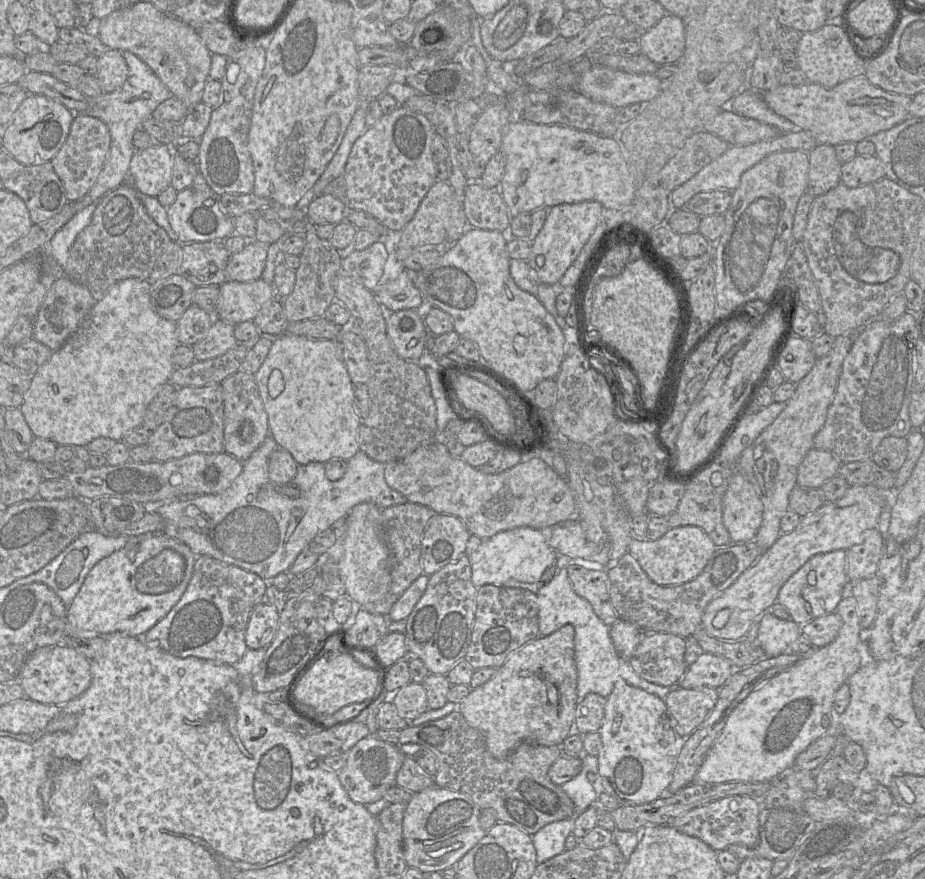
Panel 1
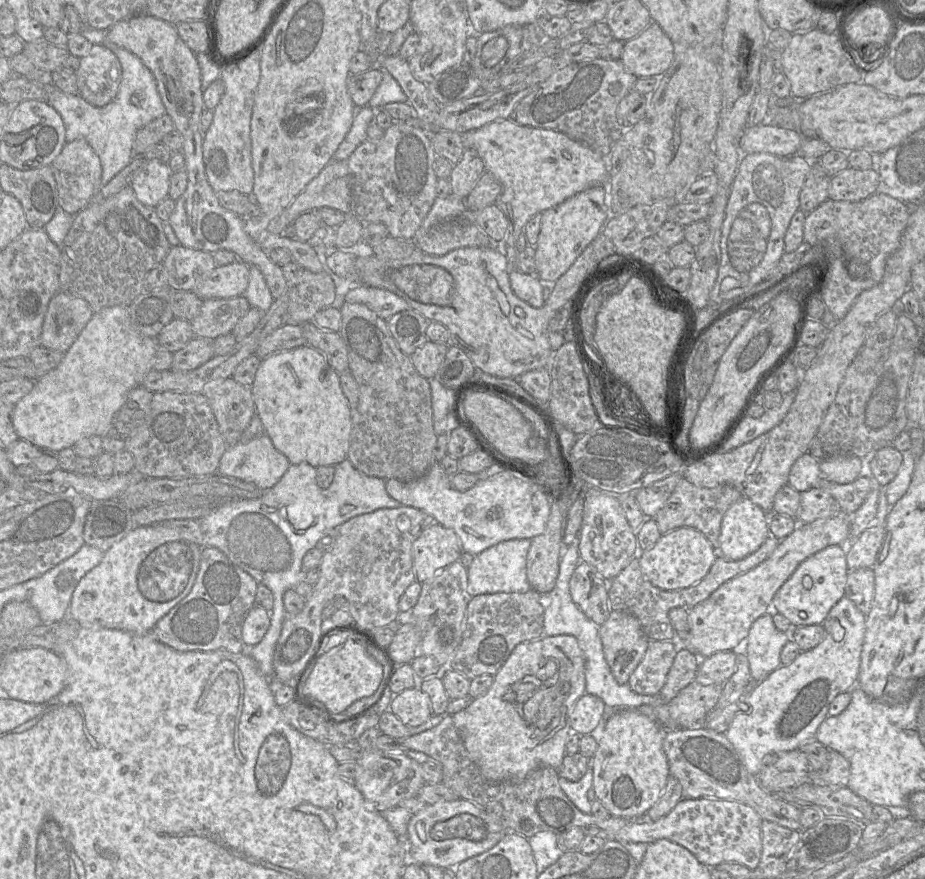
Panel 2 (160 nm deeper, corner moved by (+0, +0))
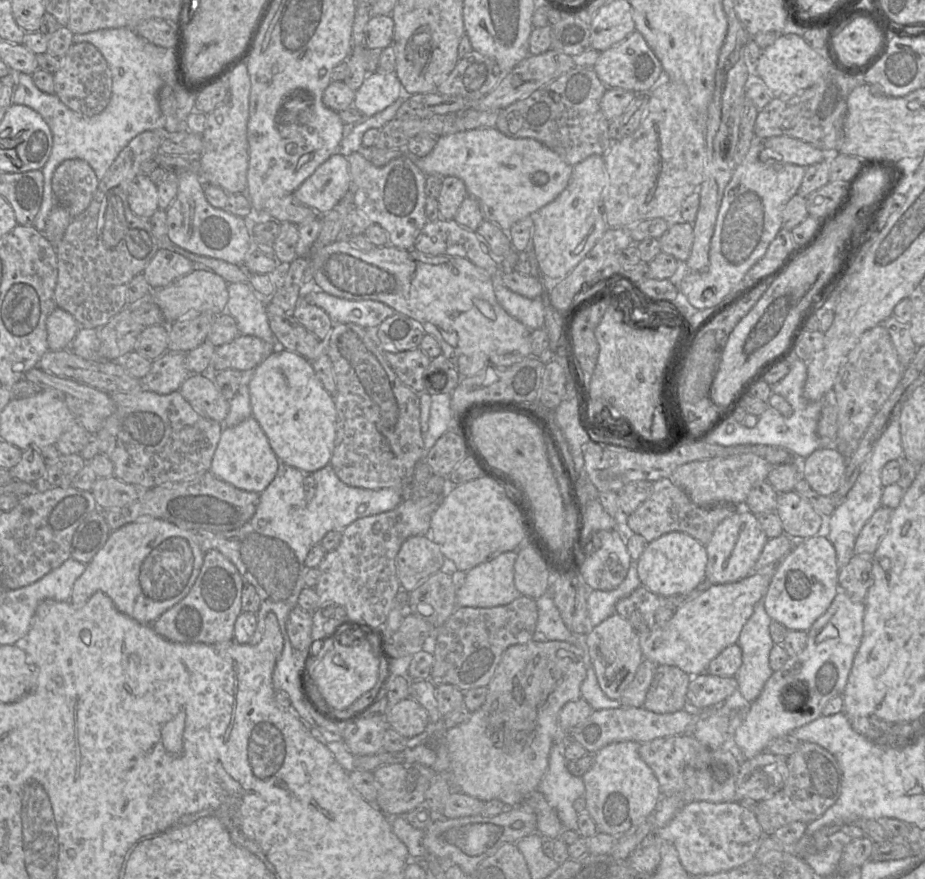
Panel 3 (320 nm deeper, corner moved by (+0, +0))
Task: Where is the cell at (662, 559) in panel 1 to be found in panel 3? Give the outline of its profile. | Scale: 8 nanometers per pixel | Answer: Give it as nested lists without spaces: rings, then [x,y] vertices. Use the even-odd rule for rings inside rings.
[[[673,531],[648,542],[637,560],[637,572],[642,586],[662,596],[687,595],[706,581],[706,545],[687,533]]]

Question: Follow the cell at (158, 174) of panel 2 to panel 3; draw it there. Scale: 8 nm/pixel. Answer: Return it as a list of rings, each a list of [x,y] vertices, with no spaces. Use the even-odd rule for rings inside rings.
[[[137,175],[130,184],[128,203],[132,212],[144,219],[150,220],[158,208],[157,185],[148,175]]]

